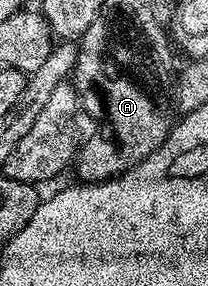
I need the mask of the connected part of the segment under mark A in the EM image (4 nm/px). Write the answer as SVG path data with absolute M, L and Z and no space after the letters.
M115 23L113 43L107 43L103 57L107 57L105 63L111 63L111 67L117 69L115 75L125 81L113 83L111 89L91 85L89 89L85 89L79 94L79 105L84 116L86 113L91 120L97 121L93 125L94 137L89 137L86 141L84 138L75 154L75 170L77 169L78 175L81 176L78 178L85 183L108 181L111 177L117 177L120 173L134 169L139 163L146 161L169 138L169 132L175 126L175 118L173 119L175 86L171 83L165 83L163 77L159 75L153 47L149 45L149 37L141 33L141 27L127 25L127 31L125 31L123 23Z

